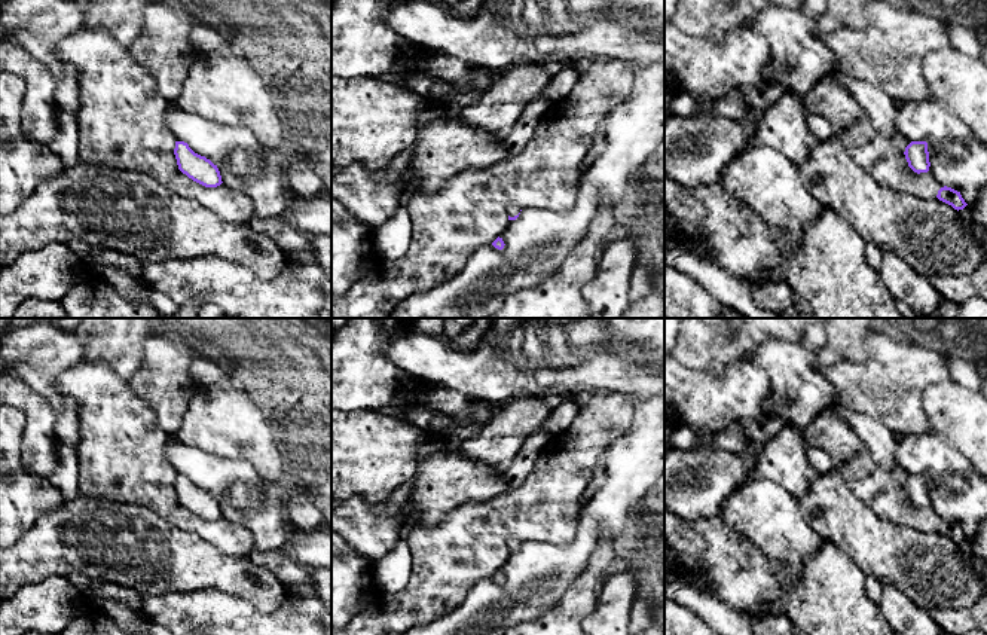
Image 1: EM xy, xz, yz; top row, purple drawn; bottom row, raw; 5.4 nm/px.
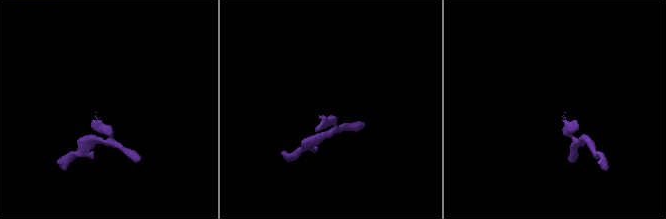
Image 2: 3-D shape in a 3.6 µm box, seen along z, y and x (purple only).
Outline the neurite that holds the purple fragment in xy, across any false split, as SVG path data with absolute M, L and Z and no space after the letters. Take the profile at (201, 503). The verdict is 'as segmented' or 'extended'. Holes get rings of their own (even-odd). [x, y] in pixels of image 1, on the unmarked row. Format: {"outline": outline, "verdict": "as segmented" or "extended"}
{"outline": "M175 474L174 488L178 503L193 515L205 520L217 520L223 516L217 498L195 486L187 476Z", "verdict": "as segmented"}

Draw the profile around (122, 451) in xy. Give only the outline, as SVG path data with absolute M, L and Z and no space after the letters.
M83 360L58 376L56 390L77 403L80 440L76 449L80 494L141 504L174 526L198 534L229 556L250 556L254 544L247 528L224 516L217 520L205 520L178 503L174 488L175 470L166 460L168 436L161 428L152 407L131 390L126 379L104 363Z

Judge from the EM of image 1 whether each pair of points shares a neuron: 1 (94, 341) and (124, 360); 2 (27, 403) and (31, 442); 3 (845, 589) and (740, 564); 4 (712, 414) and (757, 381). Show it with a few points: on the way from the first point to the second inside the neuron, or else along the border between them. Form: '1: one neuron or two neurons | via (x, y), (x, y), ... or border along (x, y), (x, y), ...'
1: one neuron | via (101, 341), (116, 353)
2: one neuron | via (33, 412), (33, 433)
3: one neuron | via (819, 591), (766, 589)
4: one neuron | via (723, 403), (746, 385)

